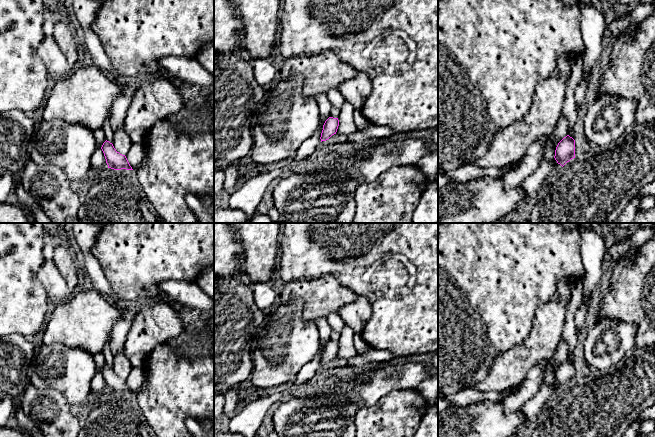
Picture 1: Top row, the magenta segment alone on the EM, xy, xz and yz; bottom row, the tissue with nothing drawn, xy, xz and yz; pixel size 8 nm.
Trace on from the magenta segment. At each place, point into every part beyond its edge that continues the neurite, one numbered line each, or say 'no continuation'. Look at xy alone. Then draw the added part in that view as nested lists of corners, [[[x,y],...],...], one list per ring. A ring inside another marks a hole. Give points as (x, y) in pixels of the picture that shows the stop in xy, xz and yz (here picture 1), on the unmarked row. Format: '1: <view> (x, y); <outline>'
no continuation

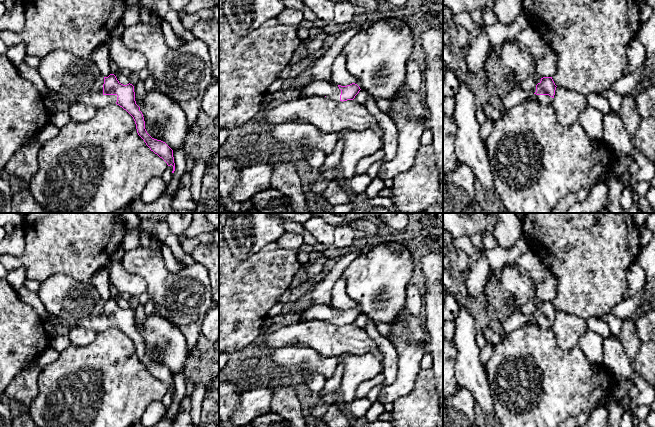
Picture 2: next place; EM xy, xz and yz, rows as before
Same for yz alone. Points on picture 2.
1: yz (541, 323); [[[541,302],[538,303],[536,309],[538,307],[540,307]],[[536,309],[534,311],[534,313],[532,314],[533,318],[534,318],[534,323],[541,329],[550,329],[551,325],[553,324],[552,321],[550,321],[549,319],[536,319]]]

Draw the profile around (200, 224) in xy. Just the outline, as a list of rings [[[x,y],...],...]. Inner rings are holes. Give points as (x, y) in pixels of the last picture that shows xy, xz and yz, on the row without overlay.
[[[192,213],[192,223],[186,231],[186,237],[193,238],[201,233],[213,233],[215,227],[206,218],[205,213]]]

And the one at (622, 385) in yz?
[[[621,375],[616,376],[615,387],[605,403],[608,405],[611,401],[619,400],[627,395],[629,388],[633,384]]]

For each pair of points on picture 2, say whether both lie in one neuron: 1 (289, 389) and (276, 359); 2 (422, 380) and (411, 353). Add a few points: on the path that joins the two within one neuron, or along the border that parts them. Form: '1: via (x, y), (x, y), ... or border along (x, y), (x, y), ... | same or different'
1: border along (271, 363), (281, 365), (291, 373) | different
2: border along (421, 369), (416, 377), (414, 387), (408, 393) | different

